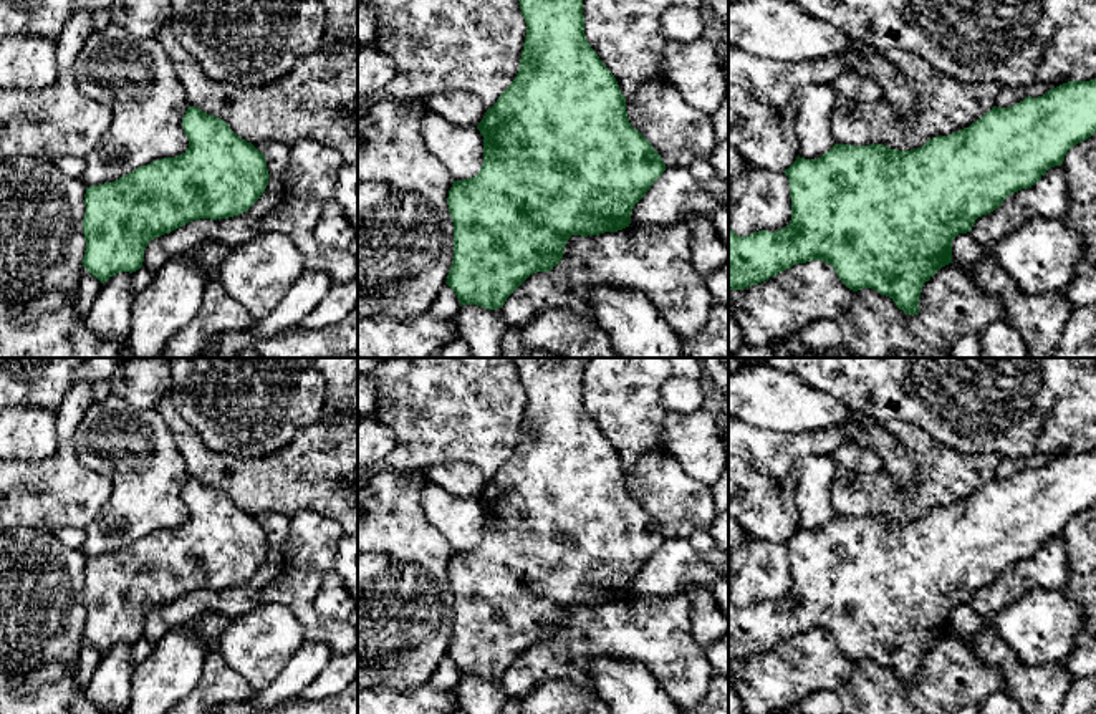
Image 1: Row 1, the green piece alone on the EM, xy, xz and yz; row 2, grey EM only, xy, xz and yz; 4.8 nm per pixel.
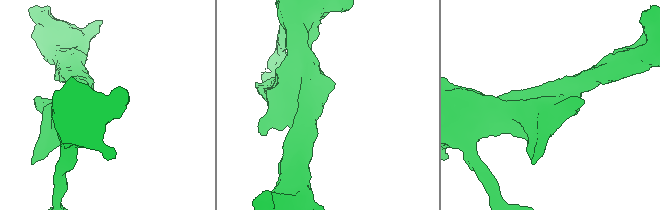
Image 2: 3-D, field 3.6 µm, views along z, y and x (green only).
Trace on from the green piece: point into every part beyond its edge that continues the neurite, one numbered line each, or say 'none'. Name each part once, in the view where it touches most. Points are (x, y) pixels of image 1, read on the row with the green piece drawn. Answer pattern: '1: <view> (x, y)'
none

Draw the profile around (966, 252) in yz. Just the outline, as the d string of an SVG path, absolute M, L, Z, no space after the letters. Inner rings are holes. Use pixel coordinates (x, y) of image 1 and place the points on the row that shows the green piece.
M969 232L959 234L952 240L952 262L965 272L982 258L983 252Z

